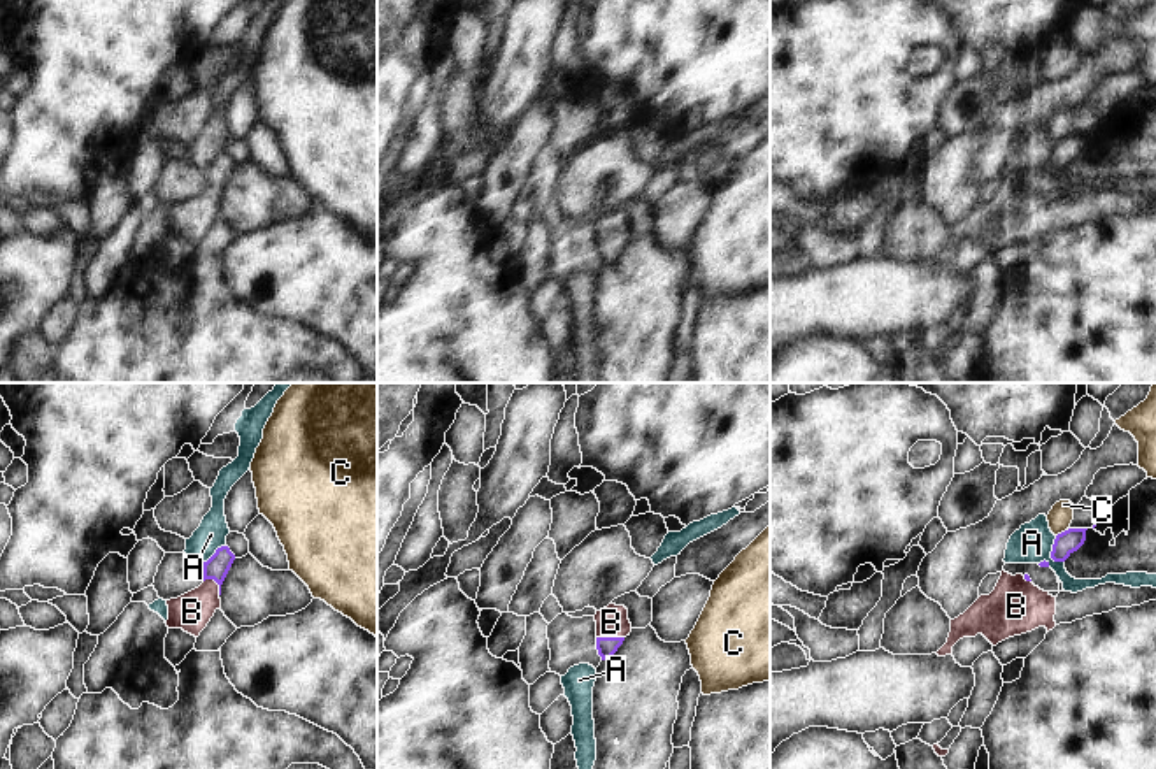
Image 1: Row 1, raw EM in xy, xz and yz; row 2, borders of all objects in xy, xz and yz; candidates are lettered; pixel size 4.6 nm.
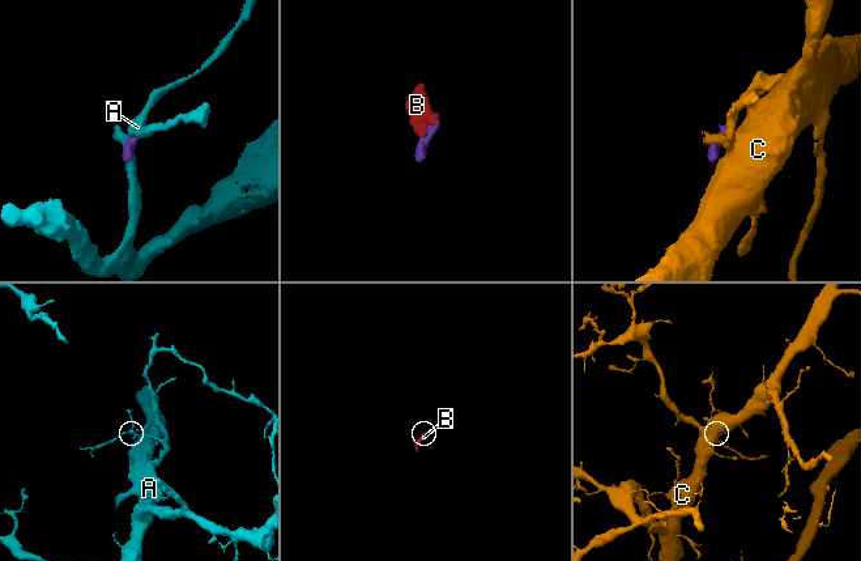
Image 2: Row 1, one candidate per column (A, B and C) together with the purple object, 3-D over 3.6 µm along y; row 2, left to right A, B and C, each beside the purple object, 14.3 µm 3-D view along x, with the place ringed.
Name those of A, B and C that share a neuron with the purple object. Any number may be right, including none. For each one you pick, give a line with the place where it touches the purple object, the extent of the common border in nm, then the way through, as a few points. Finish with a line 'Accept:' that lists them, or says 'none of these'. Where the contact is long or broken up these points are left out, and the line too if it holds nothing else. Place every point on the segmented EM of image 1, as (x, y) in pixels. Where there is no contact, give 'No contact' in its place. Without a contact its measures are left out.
B: Touches purple at xz (611, 638). Shared border 130 nm. Path across: xz (607, 646), (611, 638), (611, 622)
Accept: B

